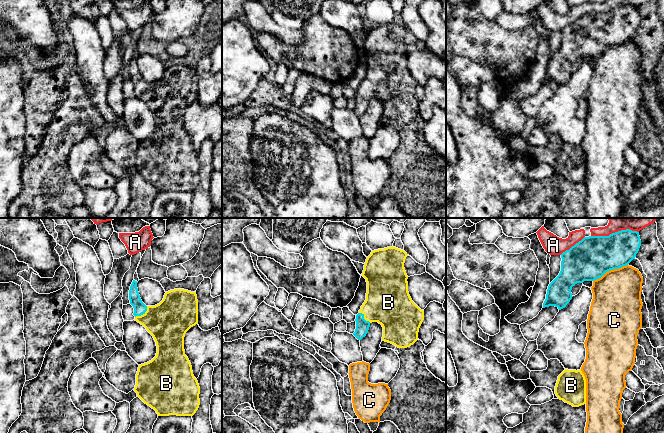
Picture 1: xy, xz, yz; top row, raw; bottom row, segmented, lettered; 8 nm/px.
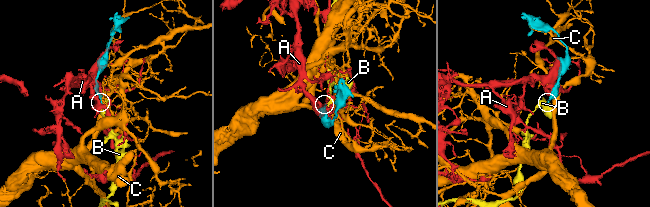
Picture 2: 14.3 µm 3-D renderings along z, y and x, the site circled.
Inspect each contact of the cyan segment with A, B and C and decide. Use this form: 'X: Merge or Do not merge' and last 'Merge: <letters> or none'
A: Do not merge
B: Merge
C: Do not merge
Merge: B

